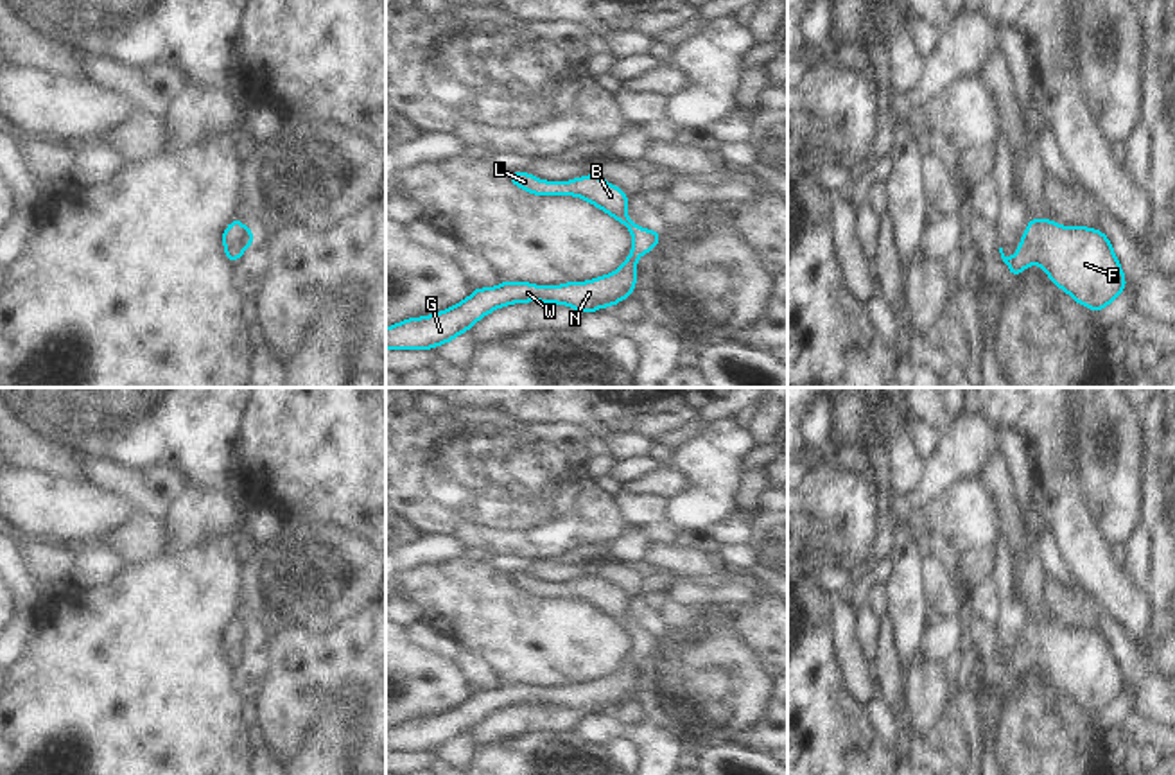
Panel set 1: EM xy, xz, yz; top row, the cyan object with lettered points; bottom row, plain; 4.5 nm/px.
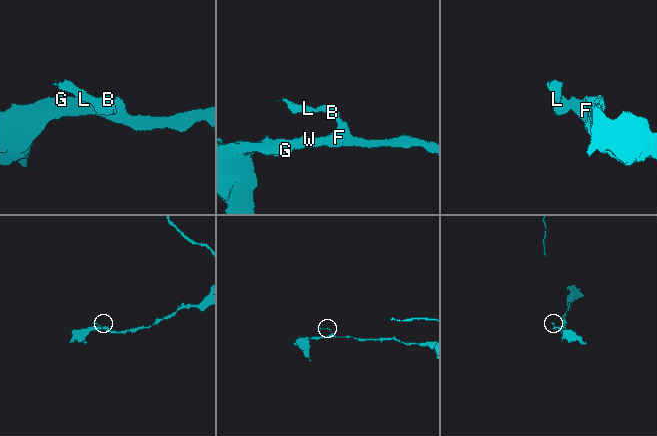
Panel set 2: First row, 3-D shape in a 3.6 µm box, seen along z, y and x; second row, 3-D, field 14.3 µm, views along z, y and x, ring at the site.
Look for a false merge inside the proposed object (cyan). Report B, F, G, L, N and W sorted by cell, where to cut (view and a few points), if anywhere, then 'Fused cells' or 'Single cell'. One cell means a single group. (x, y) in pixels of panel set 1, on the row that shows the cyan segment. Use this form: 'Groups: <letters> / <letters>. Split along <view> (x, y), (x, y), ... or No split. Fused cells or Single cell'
Groups: B F G L N W. No split. Single cell

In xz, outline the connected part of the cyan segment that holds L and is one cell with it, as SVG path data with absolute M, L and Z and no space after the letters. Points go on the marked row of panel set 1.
M526 170L506 174L508 179L535 196L576 196L624 224L633 239L631 251L622 266L588 282L563 285L533 285L529 282L500 282L492 289L475 287L474 292L441 312L409 318L386 328L386 350L432 350L452 343L459 334L486 314L513 303L542 301L578 309L579 314L614 307L633 294L637 285L637 258L653 251L662 231L637 226L626 213L628 194L596 174L570 181L544 181Z

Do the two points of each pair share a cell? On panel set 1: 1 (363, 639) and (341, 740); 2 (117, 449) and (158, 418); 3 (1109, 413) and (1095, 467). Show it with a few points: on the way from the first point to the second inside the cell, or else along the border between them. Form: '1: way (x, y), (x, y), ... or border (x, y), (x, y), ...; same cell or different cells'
1: border (304, 734), (338, 720), (366, 741); different cells
2: way (128, 438), (147, 418); same cell
3: way (1100, 426), (1091, 436), (1095, 454); same cell

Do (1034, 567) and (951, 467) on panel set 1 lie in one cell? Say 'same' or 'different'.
different

